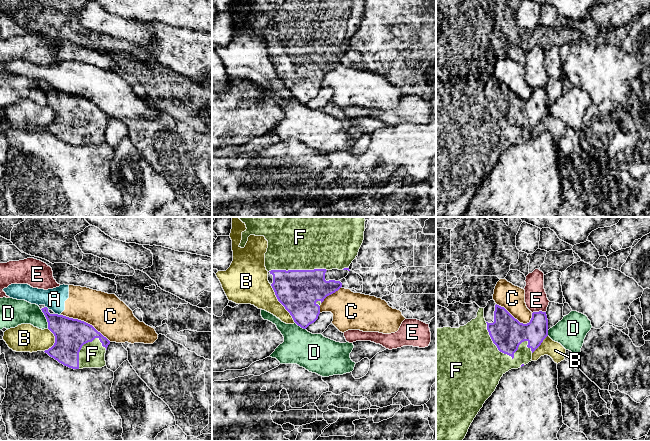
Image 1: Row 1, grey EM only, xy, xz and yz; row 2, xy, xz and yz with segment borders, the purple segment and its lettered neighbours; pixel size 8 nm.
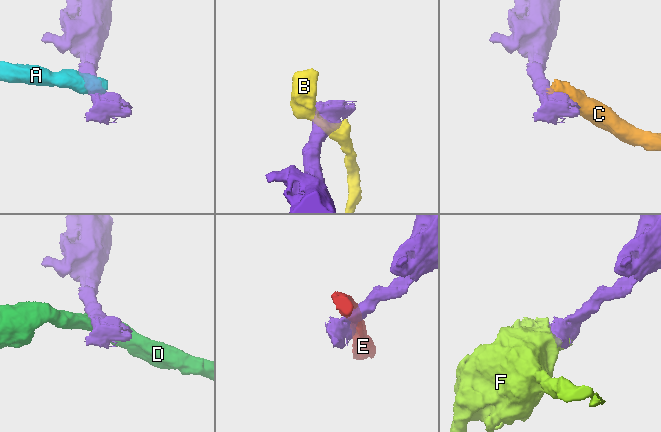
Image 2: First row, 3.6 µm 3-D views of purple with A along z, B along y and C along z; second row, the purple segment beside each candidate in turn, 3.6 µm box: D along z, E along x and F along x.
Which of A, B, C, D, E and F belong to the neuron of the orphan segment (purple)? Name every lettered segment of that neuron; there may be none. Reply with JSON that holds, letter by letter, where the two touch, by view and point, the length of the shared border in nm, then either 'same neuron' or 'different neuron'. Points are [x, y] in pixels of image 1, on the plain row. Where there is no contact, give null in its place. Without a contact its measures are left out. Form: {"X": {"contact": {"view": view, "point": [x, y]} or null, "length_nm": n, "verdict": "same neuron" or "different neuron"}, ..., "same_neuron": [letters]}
{"A": {"contact": {"view": "xy", "point": [57, 90]}, "length_nm": 50, "verdict": "different neuron"}, "B": {"contact": {"view": "xz", "point": [280, 78]}, "length_nm": 380, "verdict": "different neuron"}, "C": {"contact": {"view": "xy", "point": [85, 98]}, "length_nm": 460, "verdict": "different neuron"}, "D": {"contact": {"view": "xy", "point": [46, 94]}, "length_nm": 170, "verdict": "different neuron"}, "E": {"contact": {"view": "yz", "point": [539, 87]}, "length_nm": 110, "verdict": "different neuron"}, "F": {"contact": {"view": "yz", "point": [507, 130]}, "length_nm": 460, "verdict": "same neuron"}, "same_neuron": ["F"]}

